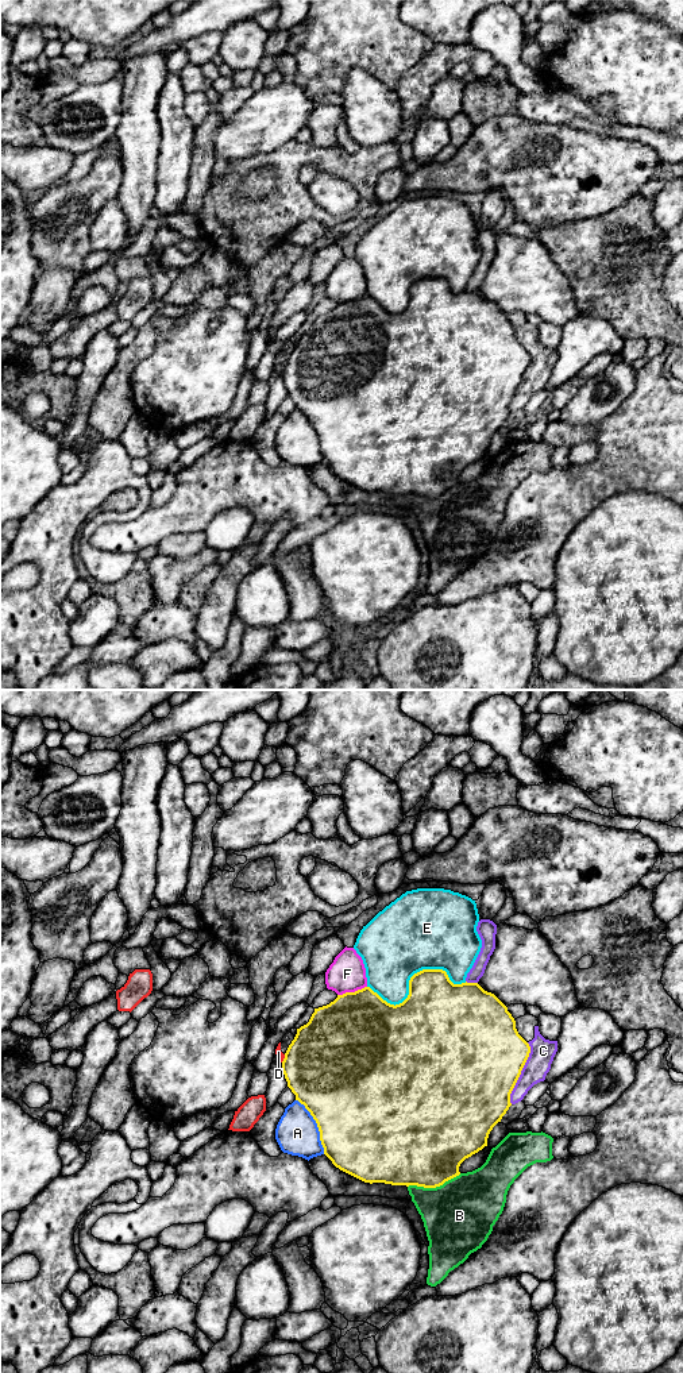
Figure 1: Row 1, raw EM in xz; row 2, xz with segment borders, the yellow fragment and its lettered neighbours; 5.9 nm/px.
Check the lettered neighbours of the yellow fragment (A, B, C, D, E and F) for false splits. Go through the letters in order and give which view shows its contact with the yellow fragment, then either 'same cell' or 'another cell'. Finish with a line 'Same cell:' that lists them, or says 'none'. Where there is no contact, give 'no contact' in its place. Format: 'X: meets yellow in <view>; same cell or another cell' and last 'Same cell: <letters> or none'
A: meets yellow in xz; another cell
B: meets yellow in xz; another cell
C: meets yellow in xz; another cell
D: meets yellow in xz; another cell
E: meets yellow in xz; another cell
F: meets yellow in xz; another cell
Same cell: none

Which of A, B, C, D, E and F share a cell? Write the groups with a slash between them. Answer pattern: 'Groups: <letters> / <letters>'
Groups: A / B / C / D / E F

